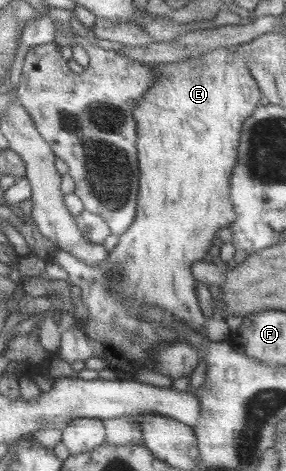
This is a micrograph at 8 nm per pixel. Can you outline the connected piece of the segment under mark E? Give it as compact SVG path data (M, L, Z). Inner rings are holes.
M224 46L197 59L156 64L153 67L155 83L134 110L140 133L141 189L138 216L131 228L120 236L120 243L110 250L110 257L98 267L90 267L56 245L47 252L39 252L68 273L68 281L81 289L81 299L88 307L87 320L76 322L68 331L62 331L60 350L56 352L60 357L58 359L71 364L86 361L90 357L102 358L106 361L106 368L114 371L117 379L136 379L138 369L143 367L154 370L154 346L162 342L180 341L180 335L174 329L168 329L162 321L144 319L141 315L150 308L168 310L176 320L186 322L194 330L205 329L210 339L233 342L234 331L225 318L204 315L196 295L197 279L192 271L192 266L204 260L210 251L216 231L222 227L230 228L238 220L232 201L232 172L238 164L245 121L261 105L262 93L250 73L247 61L232 48ZM54 248L56 252L52 255L50 252Z

